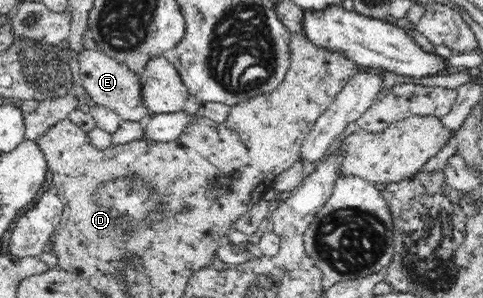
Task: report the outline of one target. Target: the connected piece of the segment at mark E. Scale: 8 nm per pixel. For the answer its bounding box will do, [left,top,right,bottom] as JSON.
[77,49,150,122]

